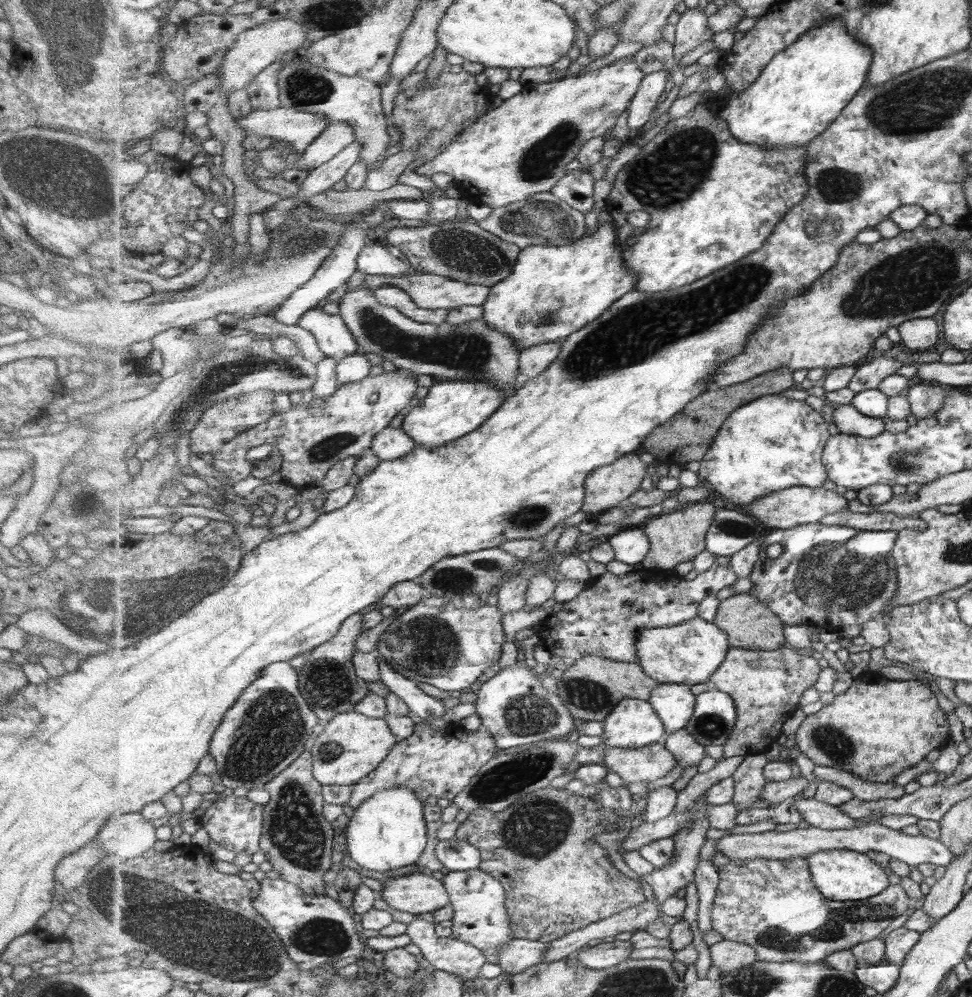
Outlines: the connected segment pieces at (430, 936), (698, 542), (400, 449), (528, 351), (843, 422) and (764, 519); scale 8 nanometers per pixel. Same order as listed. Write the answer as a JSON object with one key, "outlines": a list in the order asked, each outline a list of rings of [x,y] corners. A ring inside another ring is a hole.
{"outlines":[[[[414,915],[407,925],[407,934],[413,939],[425,958],[434,969],[449,971],[462,979],[471,980],[481,976],[481,968],[488,960],[484,952],[473,944],[453,936],[439,937],[435,932],[434,921],[427,922]]],[[[699,502],[653,517],[644,527],[651,541],[650,554],[640,567],[673,572],[677,564],[692,561],[706,549],[707,535],[716,517],[717,502]]],[[[387,427],[376,434],[371,443],[372,451],[383,461],[395,460],[407,456],[416,450],[416,442],[402,427]]],[[[561,341],[522,349],[520,351],[520,373],[522,378],[535,378],[543,374],[557,360],[561,351]]],[[[839,404],[833,411],[833,422],[839,432],[863,438],[875,438],[886,431],[884,418],[867,416],[852,404]]],[[[792,486],[785,490],[766,494],[749,504],[737,506],[742,512],[757,517],[763,524],[771,529],[787,530],[791,527],[821,523],[822,518],[830,514],[837,514],[848,509],[847,500],[841,494],[837,494],[833,489],[811,488],[808,486]]]]}

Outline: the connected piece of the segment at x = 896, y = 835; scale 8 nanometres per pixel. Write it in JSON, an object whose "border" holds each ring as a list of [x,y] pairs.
{"border":[[[876,821],[863,824],[857,828],[847,830],[825,830],[810,825],[807,828],[796,828],[789,831],[765,831],[762,833],[724,833],[716,841],[716,852],[720,852],[730,861],[740,858],[743,861],[766,858],[767,860],[785,860],[798,856],[811,856],[817,852],[829,850],[854,850],[861,853],[869,851],[883,852],[892,859],[910,865],[925,864],[929,862],[937,866],[947,866],[955,858],[954,854],[939,839],[928,838],[922,835],[909,836],[901,831],[893,830]]]}

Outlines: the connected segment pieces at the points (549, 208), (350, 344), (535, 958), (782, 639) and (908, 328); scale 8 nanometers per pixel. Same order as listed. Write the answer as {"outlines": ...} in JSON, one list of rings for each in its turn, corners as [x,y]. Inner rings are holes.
{"outlines":[[[[551,191],[537,193],[530,200],[513,202],[503,208],[493,208],[489,218],[476,222],[483,228],[495,234],[505,242],[515,243],[521,248],[530,246],[565,246],[587,236],[585,216],[557,198]]],[[[321,308],[311,309],[298,324],[316,336],[327,357],[336,358],[339,362],[347,356],[361,353],[359,343],[340,314],[329,314]]],[[[515,938],[500,948],[498,964],[507,973],[525,972],[532,966],[546,962],[548,946],[548,942]]],[[[750,593],[737,594],[720,602],[714,624],[730,636],[731,647],[753,650],[777,650],[787,643],[785,623],[767,604]]],[[[914,318],[898,327],[901,343],[908,352],[931,352],[939,342],[939,322],[935,318]]]]}

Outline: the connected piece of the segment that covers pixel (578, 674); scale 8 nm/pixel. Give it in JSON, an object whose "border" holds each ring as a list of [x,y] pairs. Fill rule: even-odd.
{"border":[[[589,656],[575,661],[569,668],[560,668],[556,694],[575,718],[604,721],[627,698],[650,701],[659,685],[660,682],[651,678],[639,663]]]}

